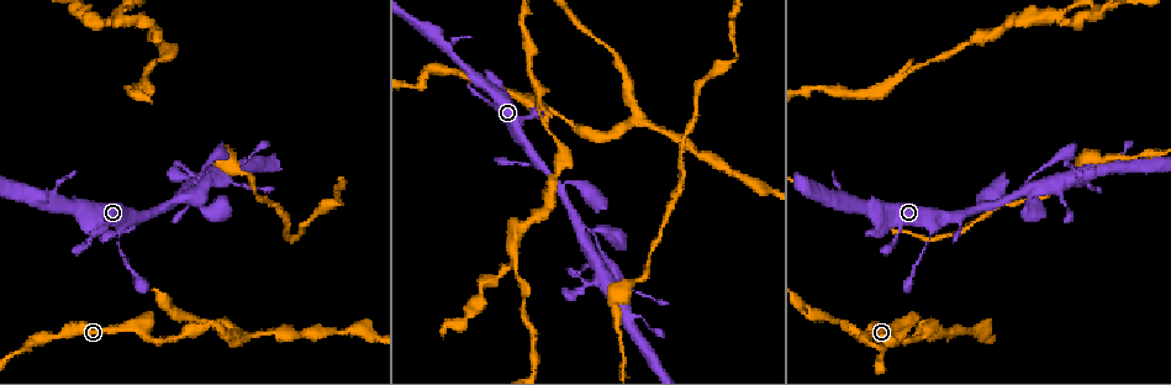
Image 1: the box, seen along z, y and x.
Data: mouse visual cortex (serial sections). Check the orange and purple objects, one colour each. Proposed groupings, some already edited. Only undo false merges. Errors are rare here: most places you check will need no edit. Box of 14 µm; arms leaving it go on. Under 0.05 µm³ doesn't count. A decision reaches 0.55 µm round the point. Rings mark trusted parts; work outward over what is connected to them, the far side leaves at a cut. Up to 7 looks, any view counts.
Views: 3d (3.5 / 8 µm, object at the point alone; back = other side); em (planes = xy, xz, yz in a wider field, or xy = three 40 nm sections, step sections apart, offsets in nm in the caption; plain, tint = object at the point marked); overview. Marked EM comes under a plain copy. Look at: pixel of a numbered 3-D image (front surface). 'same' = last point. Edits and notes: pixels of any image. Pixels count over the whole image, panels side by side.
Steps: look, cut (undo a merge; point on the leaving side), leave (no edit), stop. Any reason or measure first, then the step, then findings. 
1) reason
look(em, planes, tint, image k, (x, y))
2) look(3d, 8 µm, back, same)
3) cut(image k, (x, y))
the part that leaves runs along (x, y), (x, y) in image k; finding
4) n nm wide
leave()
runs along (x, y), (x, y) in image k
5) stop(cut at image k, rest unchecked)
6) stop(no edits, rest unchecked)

three-way junction
look(3d, 3.5 µm, image 1, (915, 334))

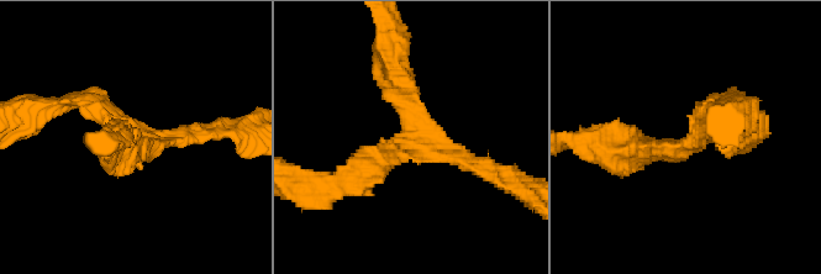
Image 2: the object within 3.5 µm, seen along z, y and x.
3 arms; arms of 200, 250, 300 nm; need the tissue
look(em, xy, step 3, tint, image 2, (411, 143))

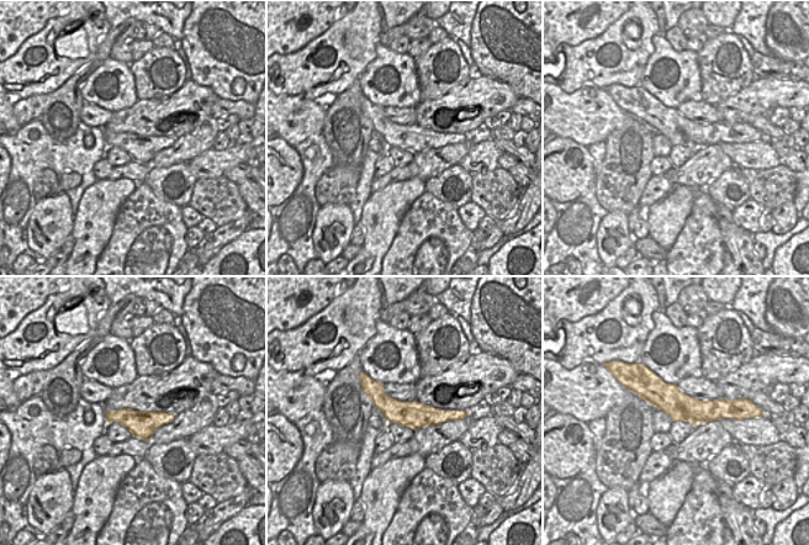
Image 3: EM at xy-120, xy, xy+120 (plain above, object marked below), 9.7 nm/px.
leave()
runs along (364, 381), (396, 412), (458, 413) in image 3; all the same cell

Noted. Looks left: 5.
thick turns thin
look(em, xy, step 5, tint, image 1, (121, 233))

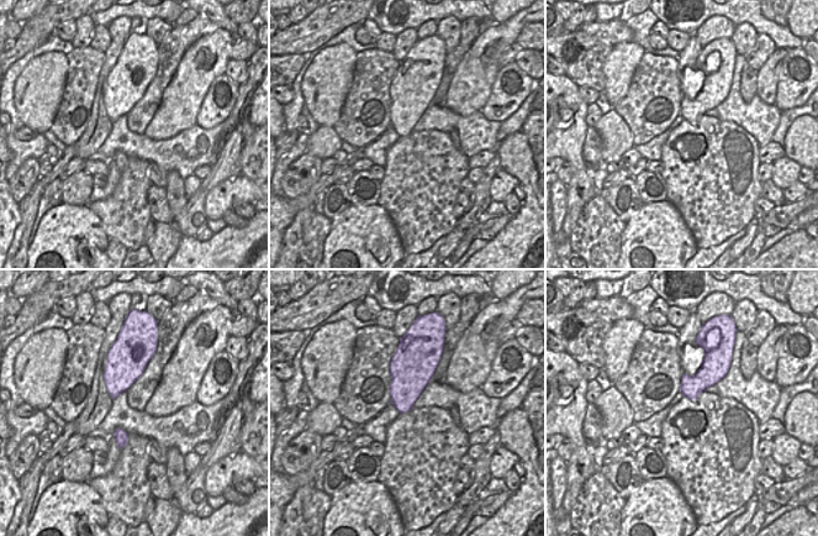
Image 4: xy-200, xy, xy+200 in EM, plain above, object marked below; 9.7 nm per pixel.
see where the arms go
look(3d, 3.5 µm, same)

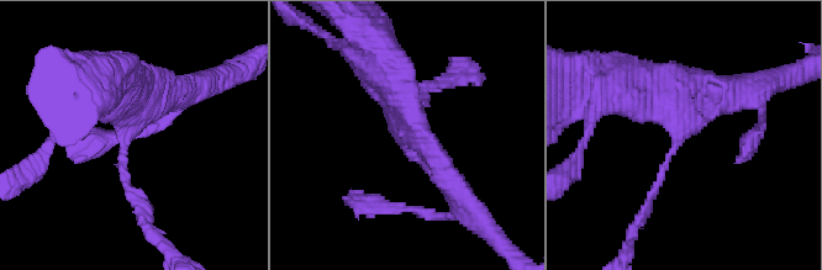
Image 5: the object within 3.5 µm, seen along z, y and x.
leave()
runs along (115, 79), (126, 86), (122, 178), (138, 204) in image 5; all the same cell

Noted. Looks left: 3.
narrows sharply
look(3d, 3.5 µm, image 1, (1082, 178))

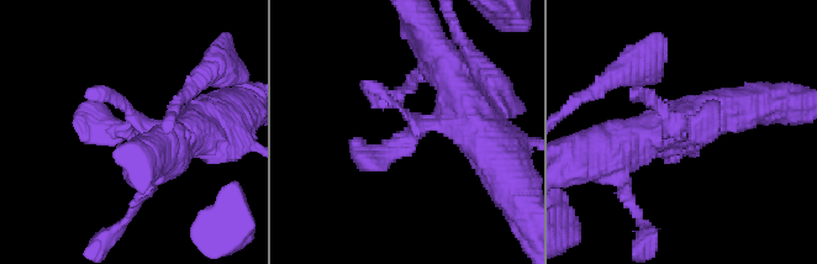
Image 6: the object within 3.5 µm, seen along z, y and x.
shape alone is not enough
look(em, xy, step 1, tint, image 6, (130, 130))

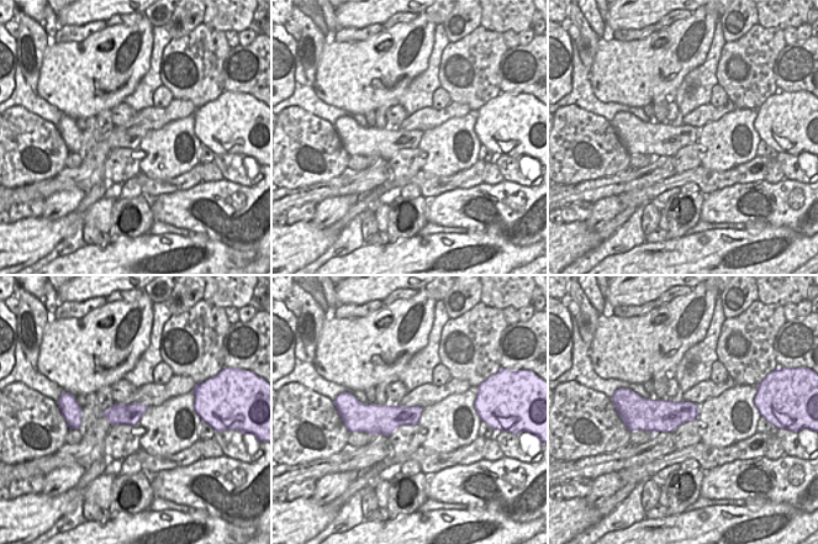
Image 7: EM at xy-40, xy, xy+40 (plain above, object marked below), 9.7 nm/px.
leave()
one cell here

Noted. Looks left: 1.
stop(no edits, rest unchecked)

